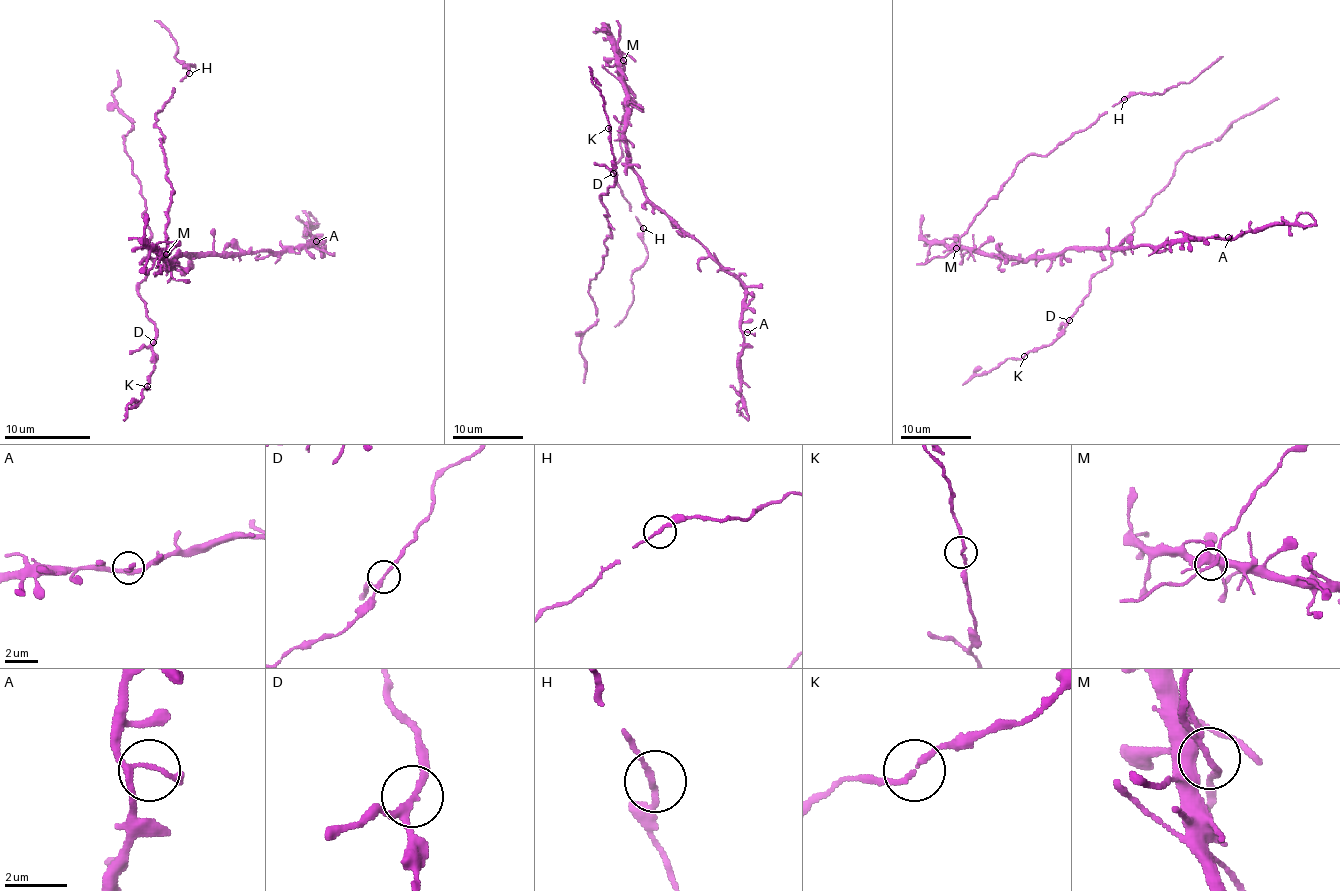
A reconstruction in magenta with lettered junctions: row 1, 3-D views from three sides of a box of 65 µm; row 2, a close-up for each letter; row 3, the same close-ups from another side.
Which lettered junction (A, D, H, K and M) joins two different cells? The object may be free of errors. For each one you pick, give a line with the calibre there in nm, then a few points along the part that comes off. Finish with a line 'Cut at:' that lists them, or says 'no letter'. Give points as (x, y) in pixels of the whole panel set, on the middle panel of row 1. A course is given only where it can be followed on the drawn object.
Cut at: no letter

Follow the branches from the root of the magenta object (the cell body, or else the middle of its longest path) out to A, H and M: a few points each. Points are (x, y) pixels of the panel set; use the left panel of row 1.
A: (168, 267), (178, 256), (288, 252), (293, 247), (312, 243), (308, 241), (316, 241)
H: (168, 267), (161, 256), (168, 250), (172, 189), (163, 135), (155, 125), (172, 90), (189, 73)
M: (168, 267), (161, 256), (166, 254)

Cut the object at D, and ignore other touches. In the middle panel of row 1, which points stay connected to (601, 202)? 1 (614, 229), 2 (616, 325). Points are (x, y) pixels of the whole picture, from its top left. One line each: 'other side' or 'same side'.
1: same side
2: other side

